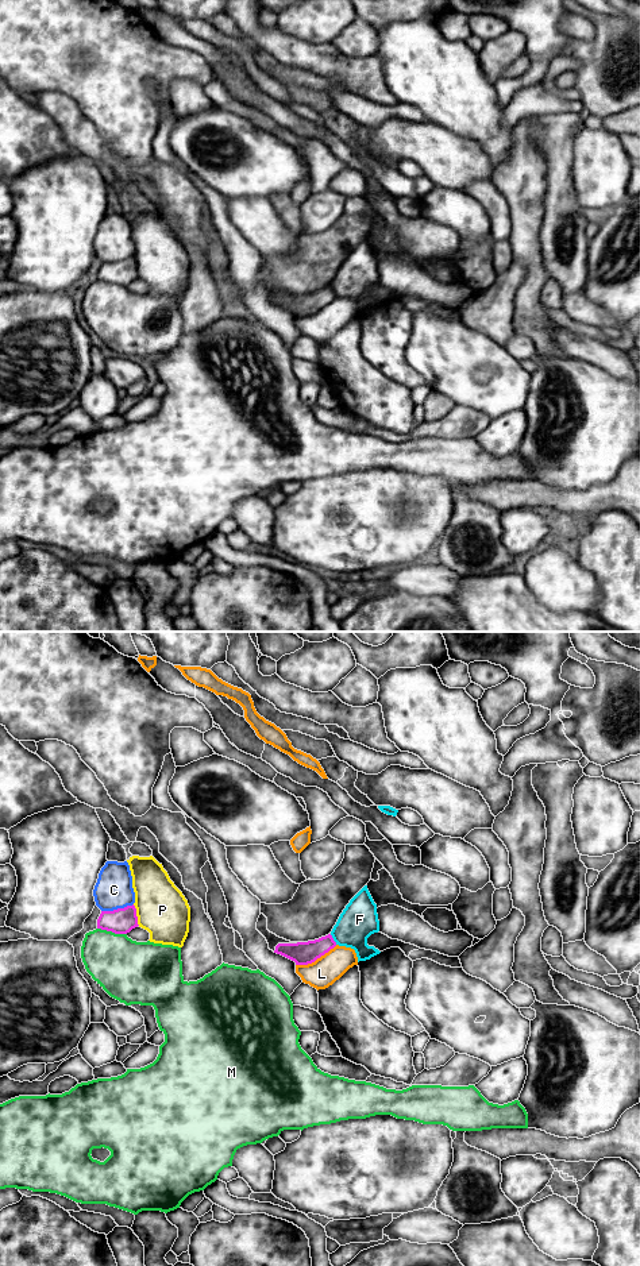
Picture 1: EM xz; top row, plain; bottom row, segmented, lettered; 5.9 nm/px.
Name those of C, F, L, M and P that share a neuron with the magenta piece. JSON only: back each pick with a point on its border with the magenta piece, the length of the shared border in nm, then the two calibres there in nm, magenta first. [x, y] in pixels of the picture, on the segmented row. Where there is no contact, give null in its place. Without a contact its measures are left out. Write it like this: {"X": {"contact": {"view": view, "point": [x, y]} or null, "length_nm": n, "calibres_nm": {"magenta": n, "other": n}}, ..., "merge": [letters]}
{"merge": []}

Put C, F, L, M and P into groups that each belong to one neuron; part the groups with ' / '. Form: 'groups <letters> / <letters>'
groups C / F / L / M / P

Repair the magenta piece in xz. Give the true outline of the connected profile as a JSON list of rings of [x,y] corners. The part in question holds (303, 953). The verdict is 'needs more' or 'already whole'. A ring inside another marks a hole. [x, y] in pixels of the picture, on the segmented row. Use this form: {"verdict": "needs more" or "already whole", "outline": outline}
{"verdict": "already whole", "outline": [[[328,934],[315,941],[297,942],[297,943],[278,943],[274,953],[281,954],[296,965],[308,965],[328,953],[336,946],[332,935]]]}

